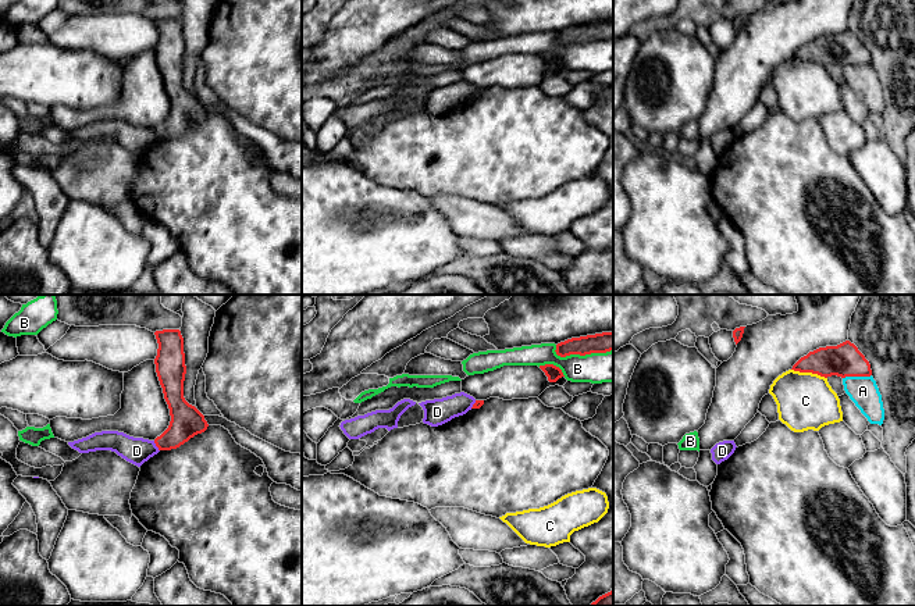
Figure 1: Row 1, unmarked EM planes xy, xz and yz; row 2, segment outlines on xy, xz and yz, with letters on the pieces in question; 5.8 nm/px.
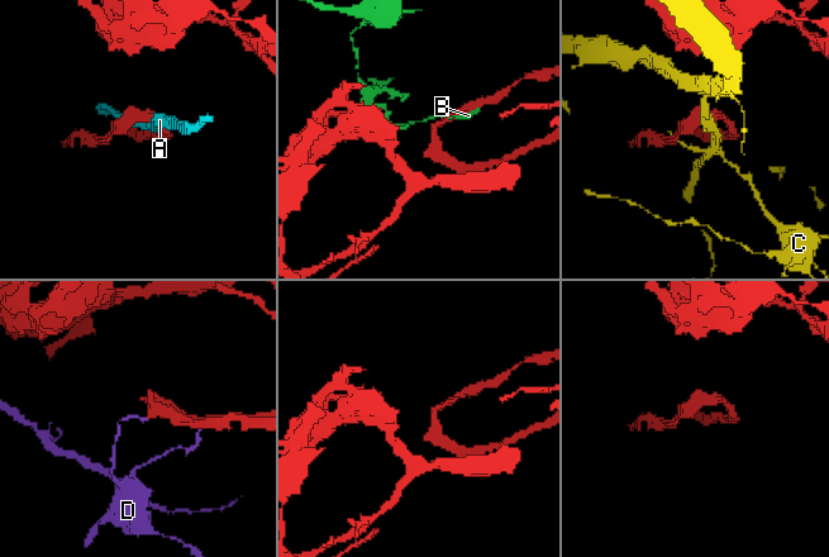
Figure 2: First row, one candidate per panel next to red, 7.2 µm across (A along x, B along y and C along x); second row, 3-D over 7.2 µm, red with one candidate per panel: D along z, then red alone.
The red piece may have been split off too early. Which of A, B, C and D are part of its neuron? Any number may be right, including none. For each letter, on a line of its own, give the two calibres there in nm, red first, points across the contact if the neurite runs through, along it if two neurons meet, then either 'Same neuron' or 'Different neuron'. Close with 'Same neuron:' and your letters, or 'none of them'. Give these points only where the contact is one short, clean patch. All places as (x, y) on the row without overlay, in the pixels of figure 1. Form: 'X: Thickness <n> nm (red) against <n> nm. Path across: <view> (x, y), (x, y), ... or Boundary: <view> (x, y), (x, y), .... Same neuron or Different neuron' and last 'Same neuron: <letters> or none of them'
A: Thickness 190 nm (red) against 170 nm. Different neuron
B: Thickness 120 nm (red) against 180 nm. Different neuron
C: Thickness 190 nm (red) against 320 nm. Different neuron
D: Thickness 190 nm (red) against 160 nm. Boundary: xy (153, 129), (159, 139). Different neuron
Same neuron: none of them

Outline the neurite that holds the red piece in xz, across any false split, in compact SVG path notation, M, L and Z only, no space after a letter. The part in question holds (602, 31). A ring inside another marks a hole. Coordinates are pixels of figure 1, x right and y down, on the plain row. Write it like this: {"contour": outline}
{"contour": "M602 21L580 26L572 26L556 33L556 43L566 46L570 43L606 42L613 39L613 21Z"}

